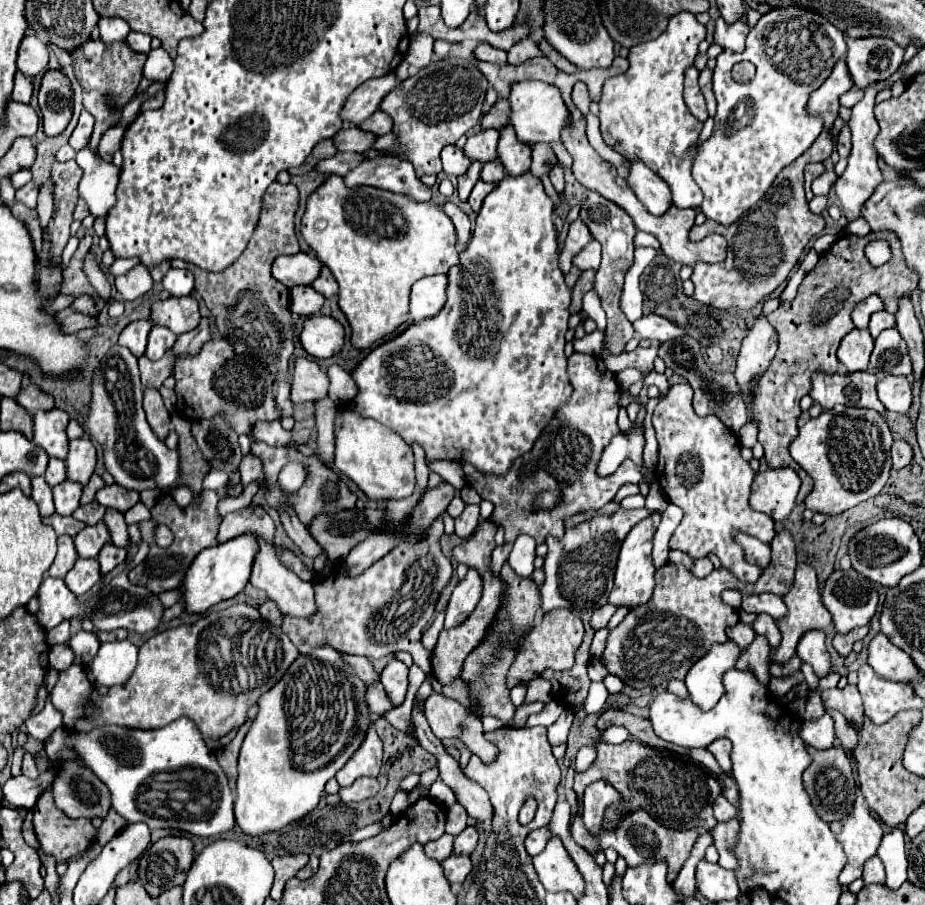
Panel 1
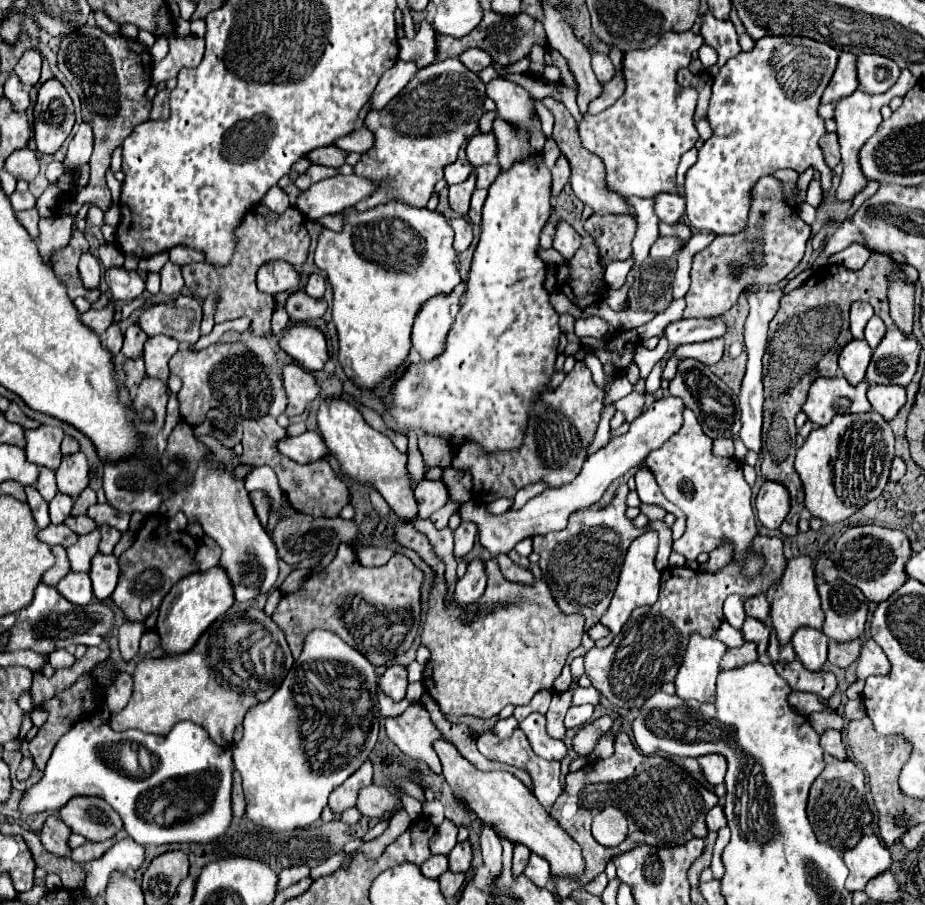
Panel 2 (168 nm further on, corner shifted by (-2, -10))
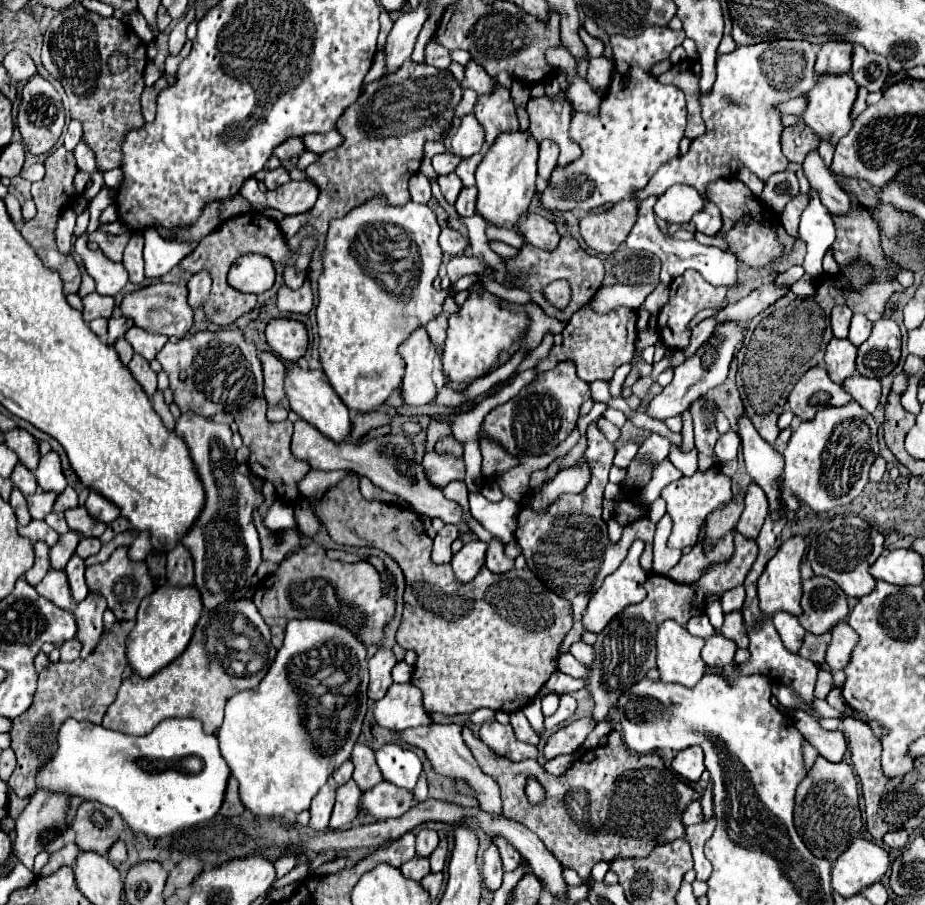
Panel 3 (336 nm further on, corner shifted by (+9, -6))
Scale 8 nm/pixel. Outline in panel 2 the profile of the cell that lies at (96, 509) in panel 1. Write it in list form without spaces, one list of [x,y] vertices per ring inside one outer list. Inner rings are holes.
[[[87,514],[85,516],[69,516],[67,520],[65,520],[65,524],[73,530],[73,532],[77,532],[77,534],[89,534],[89,532],[93,532],[97,526],[95,526],[95,520],[91,520]]]

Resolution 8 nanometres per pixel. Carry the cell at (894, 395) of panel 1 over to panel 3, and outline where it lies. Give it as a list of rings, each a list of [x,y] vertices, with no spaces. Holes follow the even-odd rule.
[[[860,374],[850,376],[848,380],[844,380],[844,390],[852,396],[852,400],[856,400],[866,412],[874,412],[880,400],[880,382],[878,378],[866,378]]]

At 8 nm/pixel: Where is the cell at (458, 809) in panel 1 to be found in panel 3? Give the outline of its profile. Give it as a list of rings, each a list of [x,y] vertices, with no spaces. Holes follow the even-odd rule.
[[[422,830],[416,836],[416,856],[430,856],[438,844],[438,834],[434,830]]]

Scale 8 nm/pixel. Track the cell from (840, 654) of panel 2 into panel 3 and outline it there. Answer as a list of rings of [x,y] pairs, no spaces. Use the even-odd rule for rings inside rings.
[[[806,634],[804,636],[804,642],[798,650],[798,656],[806,658],[806,660],[812,660],[816,664],[822,664],[824,662],[824,652],[828,648],[828,640],[830,640],[830,634]]]

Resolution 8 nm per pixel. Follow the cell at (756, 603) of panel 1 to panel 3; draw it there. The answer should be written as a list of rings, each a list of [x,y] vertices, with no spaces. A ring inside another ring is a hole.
[[[736,586],[736,588],[728,590],[728,592],[724,592],[722,598],[720,598],[722,610],[724,610],[724,612],[740,610],[742,604],[744,604],[744,596],[746,596],[746,594],[744,594],[744,586]]]

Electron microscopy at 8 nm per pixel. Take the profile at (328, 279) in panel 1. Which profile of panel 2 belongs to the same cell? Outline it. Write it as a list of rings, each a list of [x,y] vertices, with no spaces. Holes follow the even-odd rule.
[[[311,274],[305,286],[305,292],[313,298],[323,298],[325,288],[327,288],[327,280],[323,278],[323,274]]]

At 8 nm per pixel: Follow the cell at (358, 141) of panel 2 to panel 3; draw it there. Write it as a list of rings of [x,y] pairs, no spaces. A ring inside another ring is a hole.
[[[336,130],[326,132],[326,134],[306,134],[306,136],[302,136],[304,148],[306,148],[308,152],[314,152],[314,154],[328,152],[328,150],[340,146],[342,140],[344,140],[344,138],[342,138]]]

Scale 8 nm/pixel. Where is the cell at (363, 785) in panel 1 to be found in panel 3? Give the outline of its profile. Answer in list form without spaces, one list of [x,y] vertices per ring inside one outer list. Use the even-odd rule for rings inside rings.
[[[380,782],[372,790],[366,790],[360,798],[364,802],[364,808],[376,818],[376,820],[390,820],[390,818],[400,818],[406,814],[412,806],[416,806],[416,798],[412,790]]]

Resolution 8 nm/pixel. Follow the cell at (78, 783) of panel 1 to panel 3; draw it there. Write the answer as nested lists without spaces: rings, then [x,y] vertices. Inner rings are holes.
[[[84,802],[72,822],[80,850],[96,850],[106,856],[124,830],[122,816],[100,802]]]

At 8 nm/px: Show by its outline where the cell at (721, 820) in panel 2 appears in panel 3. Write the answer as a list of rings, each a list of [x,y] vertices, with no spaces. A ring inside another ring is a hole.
[[[694,800],[694,802],[688,804],[688,808],[684,810],[684,814],[682,814],[682,824],[684,824],[684,826],[692,826],[692,824],[698,824],[698,822],[702,822],[702,820],[704,820],[704,816],[702,816],[700,802]]]

